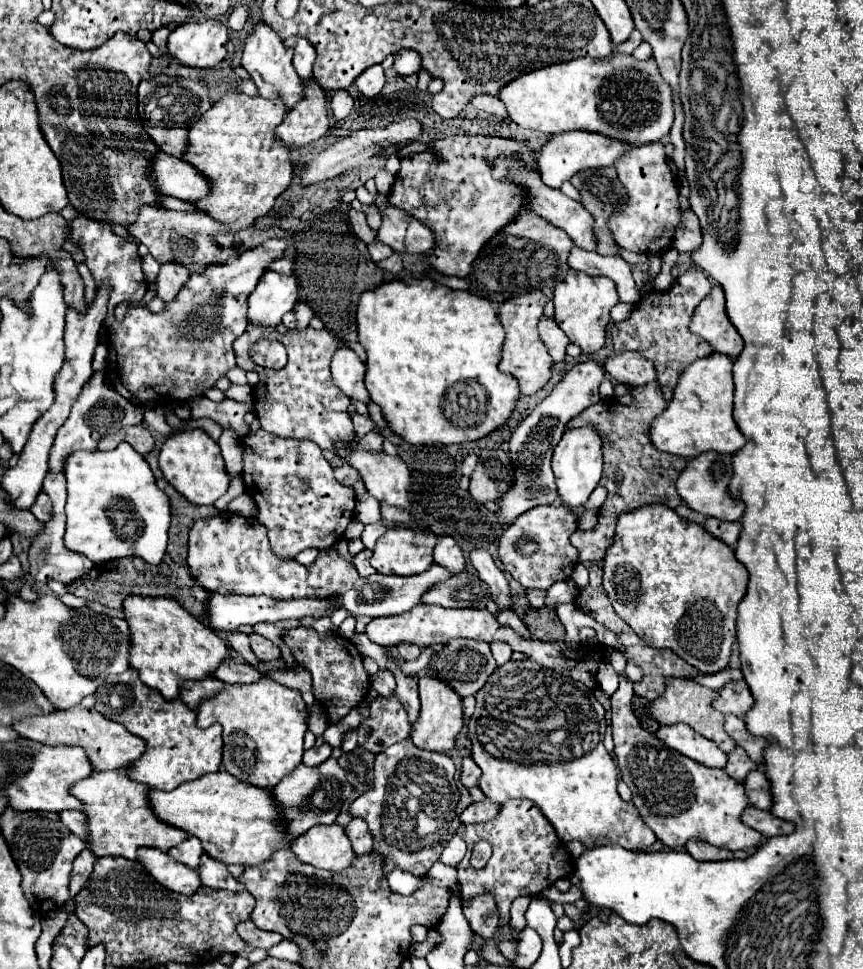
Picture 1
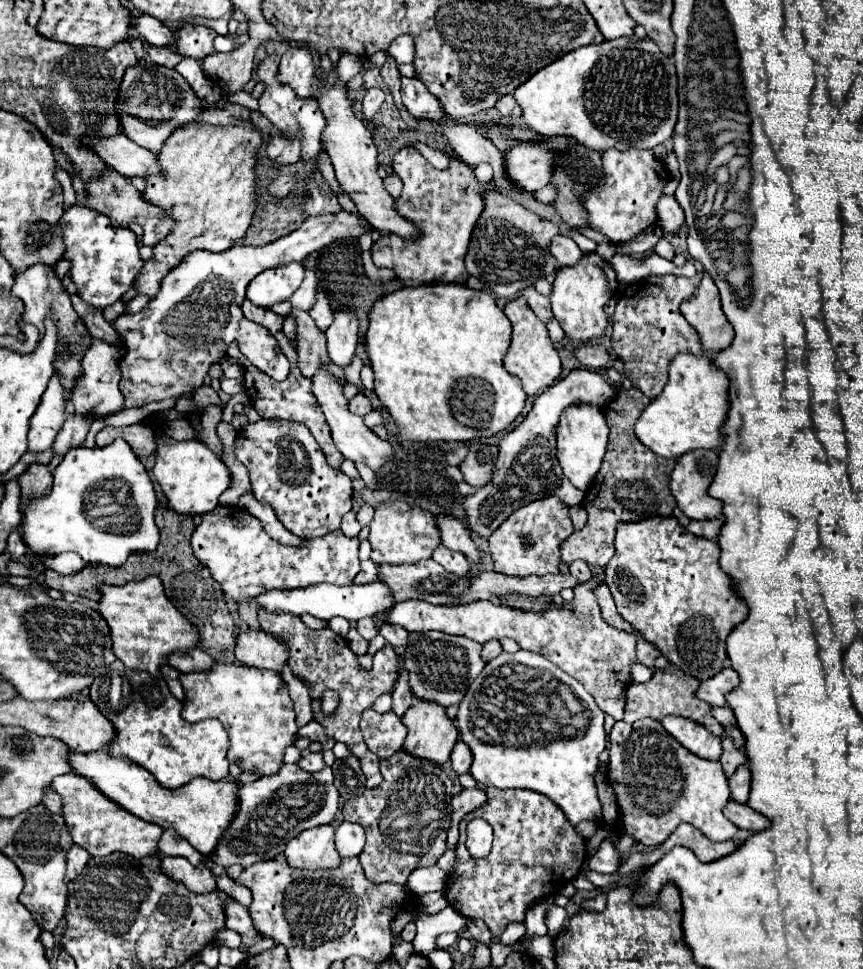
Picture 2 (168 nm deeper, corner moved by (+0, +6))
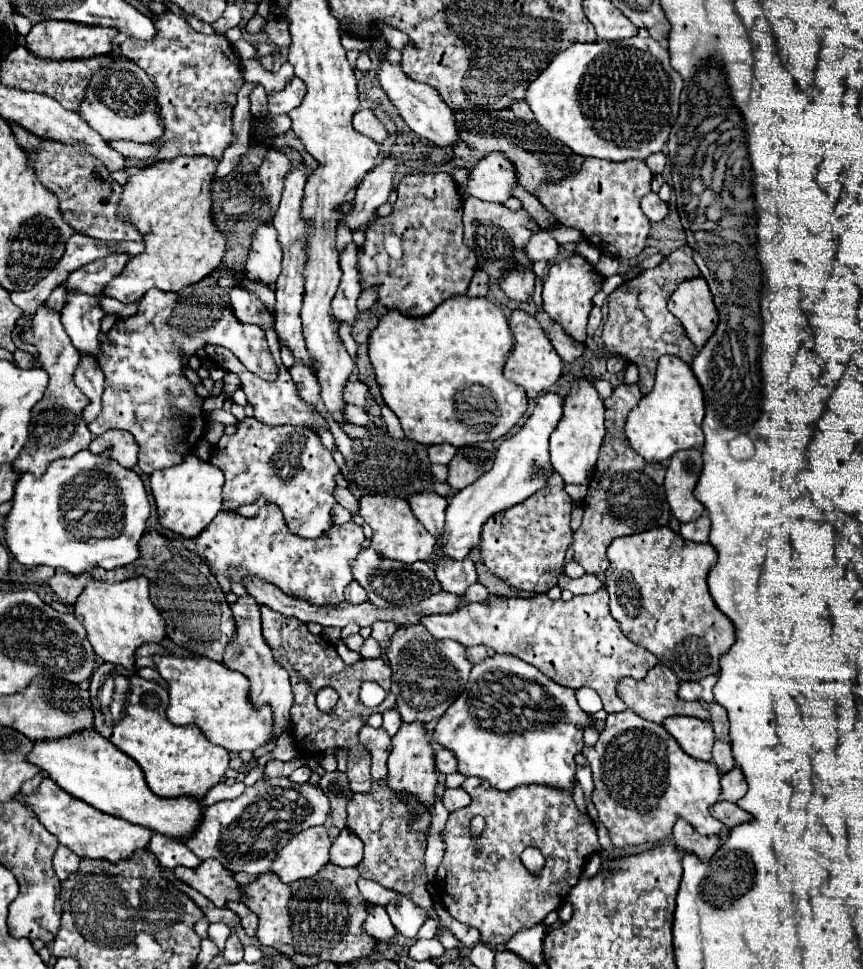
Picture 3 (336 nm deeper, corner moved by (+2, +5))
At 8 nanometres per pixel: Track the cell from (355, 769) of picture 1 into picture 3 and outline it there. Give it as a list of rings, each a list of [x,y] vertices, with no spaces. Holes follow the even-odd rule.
[[[325,773],[319,781],[319,787],[325,791],[325,795],[331,801],[331,821],[337,829],[345,827],[347,821],[347,811],[345,805],[349,801],[349,797],[353,795],[353,791],[349,789],[349,781],[345,773]]]

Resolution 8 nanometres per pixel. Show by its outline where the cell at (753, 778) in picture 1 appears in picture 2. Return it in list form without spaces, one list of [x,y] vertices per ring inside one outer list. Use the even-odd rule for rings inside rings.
[[[739,766],[737,772],[729,778],[729,788],[731,788],[731,798],[737,802],[747,802],[749,792],[751,792],[751,770],[749,766]]]

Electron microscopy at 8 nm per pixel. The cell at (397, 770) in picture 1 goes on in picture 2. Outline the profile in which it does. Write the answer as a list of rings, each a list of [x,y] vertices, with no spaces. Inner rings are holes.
[[[403,748],[395,752],[391,758],[381,760],[381,774],[383,774],[381,786],[369,788],[361,796],[347,800],[343,804],[343,818],[347,822],[361,824],[367,832],[367,844],[359,856],[365,876],[375,884],[381,884],[381,882],[405,884],[409,872],[413,872],[419,866],[433,866],[437,858],[447,850],[447,830],[451,824],[449,804],[453,798],[451,794],[453,780],[439,764],[413,756],[405,752]]]

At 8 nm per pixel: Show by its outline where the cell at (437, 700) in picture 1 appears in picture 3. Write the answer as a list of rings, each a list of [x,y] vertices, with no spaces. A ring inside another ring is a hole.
[[[401,725],[397,735],[393,737],[393,751],[387,759],[389,777],[387,783],[395,793],[413,795],[421,805],[433,807],[435,805],[435,761],[433,761],[433,749],[429,743],[429,735],[425,733],[423,725]]]

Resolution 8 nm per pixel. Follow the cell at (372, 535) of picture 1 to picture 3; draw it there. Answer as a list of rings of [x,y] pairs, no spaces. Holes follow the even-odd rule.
[[[337,487],[337,491],[335,491],[335,501],[339,503],[339,505],[343,505],[345,509],[349,509],[351,513],[357,513],[359,511],[359,501],[349,493],[349,489],[345,489],[345,487]]]

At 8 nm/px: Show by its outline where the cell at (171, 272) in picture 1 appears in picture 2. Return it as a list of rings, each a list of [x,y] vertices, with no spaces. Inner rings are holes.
[[[235,118],[233,124],[185,124],[163,144],[159,164],[165,176],[147,176],[143,198],[161,206],[177,222],[173,232],[153,248],[153,258],[145,262],[135,286],[149,298],[161,290],[161,280],[187,254],[195,250],[221,252],[241,240],[257,208],[257,152],[265,138],[253,120]]]

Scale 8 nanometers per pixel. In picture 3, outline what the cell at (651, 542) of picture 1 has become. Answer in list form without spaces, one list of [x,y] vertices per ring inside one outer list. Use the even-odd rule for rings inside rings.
[[[657,527],[645,533],[617,537],[609,545],[609,569],[605,571],[605,589],[609,591],[609,611],[619,623],[623,635],[635,645],[651,651],[661,663],[669,665],[681,681],[701,679],[719,673],[719,659],[735,641],[733,623],[715,607],[707,589],[707,573],[717,561],[715,549],[709,543],[685,541],[681,535],[673,533],[669,527]]]

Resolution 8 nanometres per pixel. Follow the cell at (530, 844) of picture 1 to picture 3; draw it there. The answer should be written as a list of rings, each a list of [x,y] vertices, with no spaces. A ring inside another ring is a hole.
[[[467,777],[461,789],[471,795],[471,803],[451,813],[445,823],[445,855],[435,875],[435,893],[439,895],[443,907],[457,921],[479,929],[479,941],[493,949],[495,945],[505,943],[513,933],[541,923],[551,911],[559,909],[569,891],[577,885],[587,859],[599,853],[601,845],[591,817],[587,813],[581,813],[573,803],[571,793],[563,789],[555,789],[549,785],[523,785],[511,791],[497,791],[489,785],[489,781],[481,777]],[[475,815],[481,815],[485,819],[485,829],[477,837],[471,835],[469,829],[469,823]],[[527,847],[537,847],[547,861],[539,877],[529,875],[529,871],[521,865],[519,855]]]

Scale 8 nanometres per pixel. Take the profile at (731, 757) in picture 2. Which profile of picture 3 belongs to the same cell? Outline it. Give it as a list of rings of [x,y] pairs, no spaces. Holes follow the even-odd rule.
[[[715,741],[713,745],[713,763],[717,765],[717,769],[721,773],[729,771],[735,767],[735,761],[733,761],[733,755],[731,755],[731,745],[725,743],[725,741]]]

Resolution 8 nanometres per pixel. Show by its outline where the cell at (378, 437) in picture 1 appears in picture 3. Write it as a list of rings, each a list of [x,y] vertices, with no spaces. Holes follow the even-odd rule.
[[[347,403],[345,405],[347,409],[343,411],[347,417],[347,421],[351,421],[353,425],[363,425],[363,427],[367,427],[369,425],[369,415],[365,413],[365,409],[361,409],[361,407],[355,407],[355,405],[351,405],[351,403]]]

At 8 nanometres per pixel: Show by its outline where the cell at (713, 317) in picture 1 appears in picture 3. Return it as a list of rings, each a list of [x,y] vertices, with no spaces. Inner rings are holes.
[[[703,277],[679,283],[669,299],[669,311],[681,321],[687,337],[693,341],[695,347],[705,345],[705,341],[717,329],[719,315]]]

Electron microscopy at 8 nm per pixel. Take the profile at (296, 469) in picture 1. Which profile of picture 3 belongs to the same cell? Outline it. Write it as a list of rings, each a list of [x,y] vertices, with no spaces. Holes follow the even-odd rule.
[[[245,417],[235,435],[221,437],[209,463],[225,475],[223,509],[235,511],[265,495],[269,503],[275,503],[283,511],[287,527],[299,537],[323,537],[333,525],[331,507],[337,503],[333,497],[333,477],[339,473],[339,467],[313,429],[289,425],[269,427]]]

